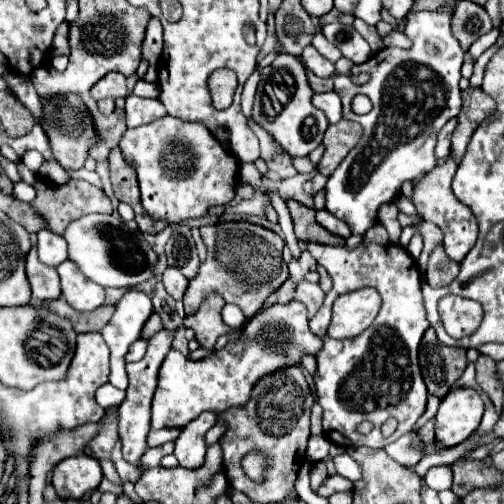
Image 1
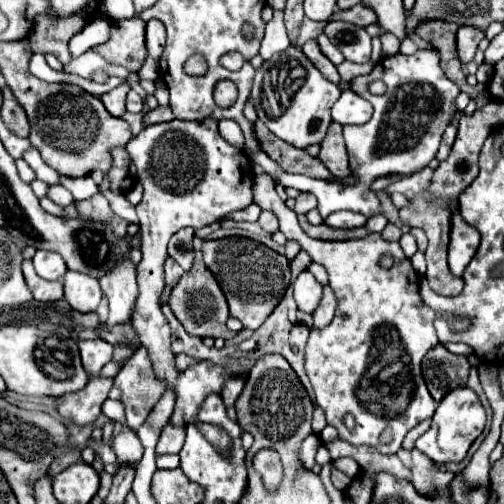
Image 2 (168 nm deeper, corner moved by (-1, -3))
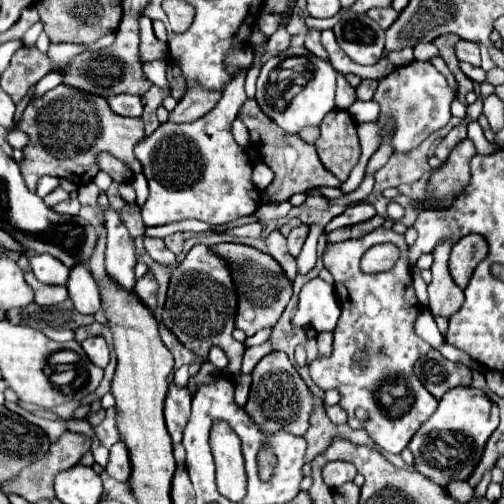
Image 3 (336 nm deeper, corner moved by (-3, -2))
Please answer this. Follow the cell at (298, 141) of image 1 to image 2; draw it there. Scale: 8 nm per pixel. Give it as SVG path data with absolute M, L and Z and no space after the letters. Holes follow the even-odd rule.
M289 46L285 52L279 52L273 58L265 60L263 66L257 70L251 100L259 120L277 138L295 148L305 150L325 138L331 126L331 106L335 104L339 94L341 90L333 82L325 80L299 48ZM267 76L269 82L265 82Z

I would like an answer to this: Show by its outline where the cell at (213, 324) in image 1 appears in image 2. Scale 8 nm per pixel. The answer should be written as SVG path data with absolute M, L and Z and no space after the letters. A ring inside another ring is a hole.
M197 236L193 239L193 248L195 248L195 264L189 272L183 274L181 282L177 284L177 288L171 291L171 298L169 298L169 306L173 310L173 314L177 316L177 320L185 326L187 334L191 336L211 336L211 338L223 338L223 340L231 340L235 338L239 332L231 332L225 326L225 320L229 316L229 312L223 312L223 292L217 284L217 280L213 278L213 274L207 270L207 266L203 261L203 254L201 251L203 240Z

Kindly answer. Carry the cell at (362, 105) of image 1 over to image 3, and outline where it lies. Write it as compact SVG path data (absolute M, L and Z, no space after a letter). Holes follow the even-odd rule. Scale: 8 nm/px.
M355 101L355 105L351 105L347 111L357 123L379 119L379 105L375 101Z

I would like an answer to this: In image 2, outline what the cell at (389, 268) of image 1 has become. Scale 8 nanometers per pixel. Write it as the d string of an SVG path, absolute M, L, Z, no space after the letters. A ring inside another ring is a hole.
M269 174L255 176L253 180L253 198L255 204L259 204L261 210L269 210L279 220L279 230L285 234L287 240L299 242L301 250L305 250L313 262L321 264L329 274L329 286L335 292L337 298L337 310L333 320L323 328L311 328L307 348L305 348L305 370L311 380L311 386L315 390L317 406L323 408L327 416L327 424L335 426L339 432L339 438L353 444L353 446L373 446L381 454L395 454L405 438L405 434L415 428L419 422L433 416L437 404L431 398L423 374L421 374L421 358L429 348L439 344L433 320L435 310L425 306L425 302L419 296L419 274L411 266L409 258L403 254L399 242L387 242L381 238L381 234L367 234L361 240L345 240L345 242L325 242L309 238L291 208L285 206L285 202L277 196L275 184ZM389 254L393 256L393 266L383 268L381 258ZM353 414L355 418L355 432L349 432L343 426L343 416ZM385 428L393 428L393 442L381 444L379 434Z

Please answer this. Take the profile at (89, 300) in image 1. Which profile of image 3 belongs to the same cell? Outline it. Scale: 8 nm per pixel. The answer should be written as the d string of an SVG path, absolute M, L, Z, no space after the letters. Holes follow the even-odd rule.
M75 265L75 269L71 269L67 289L69 289L69 299L73 301L79 313L93 315L101 309L99 287L93 275L85 269L85 265Z

